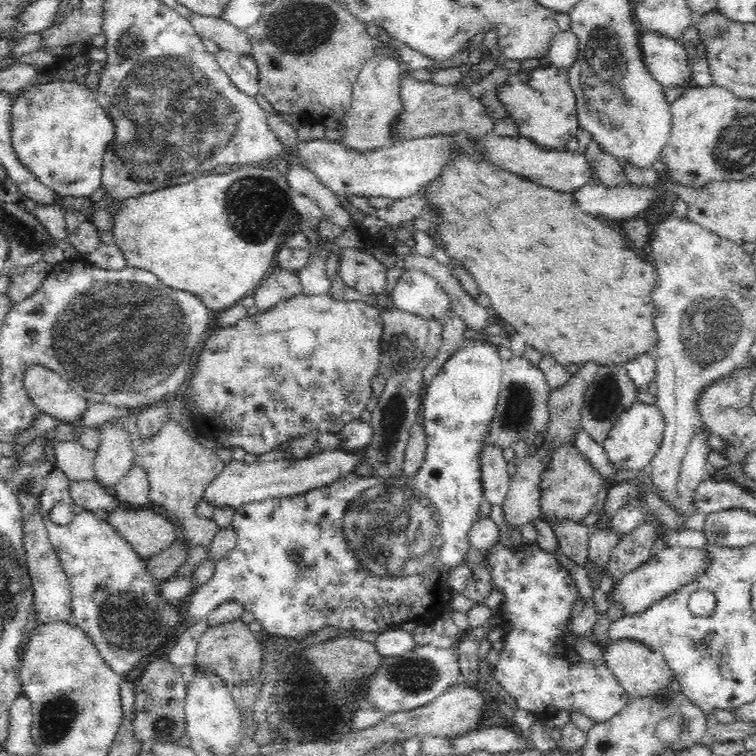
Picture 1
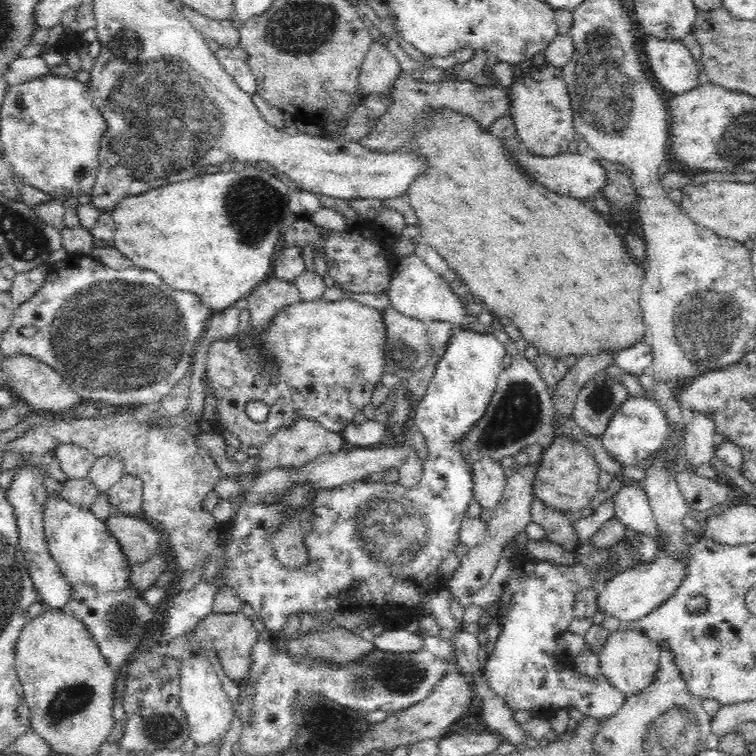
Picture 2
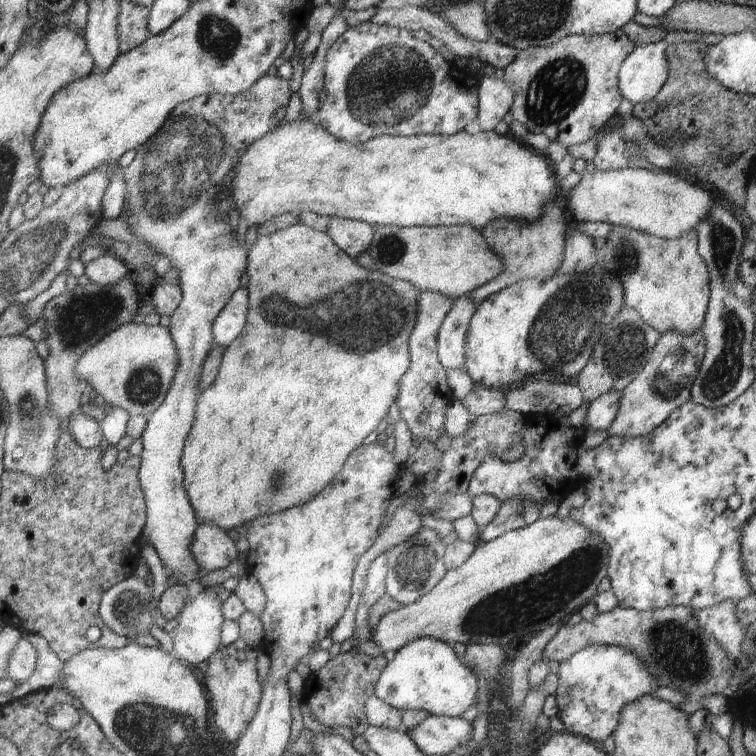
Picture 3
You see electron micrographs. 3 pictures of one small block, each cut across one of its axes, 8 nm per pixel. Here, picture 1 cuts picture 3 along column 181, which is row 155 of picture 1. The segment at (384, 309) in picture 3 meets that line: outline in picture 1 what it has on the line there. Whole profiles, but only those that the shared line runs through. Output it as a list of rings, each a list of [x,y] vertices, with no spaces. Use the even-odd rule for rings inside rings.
[[[466,155],[460,156],[460,159],[456,159],[455,162],[448,163],[442,175],[430,183],[423,192],[429,194],[427,198],[429,204],[440,208],[440,216],[444,218],[444,222],[439,222],[439,232],[441,232],[441,238],[445,241],[451,259],[460,263],[475,279],[481,294],[490,298],[491,306],[493,306],[496,314],[501,315],[502,320],[506,320],[516,330],[516,333],[526,341],[527,345],[544,354],[552,355],[556,362],[564,366],[577,364],[581,367],[590,362],[598,363],[598,366],[625,365],[630,363],[632,359],[638,359],[640,355],[653,355],[654,348],[659,342],[656,328],[654,328],[654,318],[658,316],[658,308],[650,300],[650,294],[654,292],[654,288],[658,284],[660,270],[654,270],[654,266],[650,262],[642,260],[644,258],[642,251],[631,245],[629,239],[623,235],[621,230],[618,230],[618,225],[614,225],[605,219],[604,222],[600,222],[600,220],[596,220],[593,214],[580,210],[580,207],[574,202],[572,193],[548,189],[524,177],[512,176],[506,171],[500,172],[498,167],[492,168],[492,163],[476,163],[472,159],[468,159]]]

